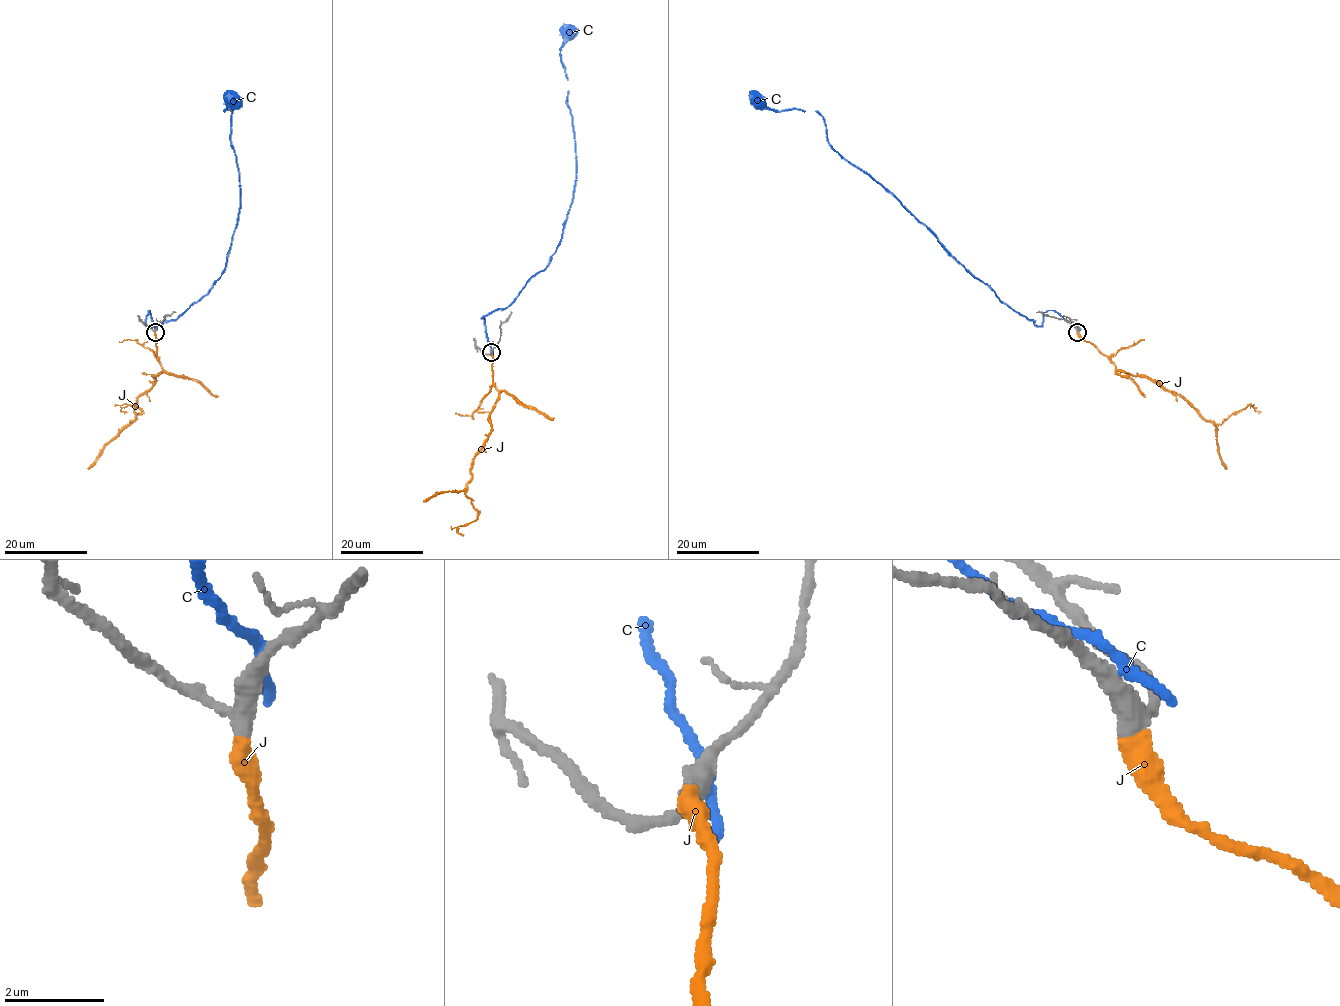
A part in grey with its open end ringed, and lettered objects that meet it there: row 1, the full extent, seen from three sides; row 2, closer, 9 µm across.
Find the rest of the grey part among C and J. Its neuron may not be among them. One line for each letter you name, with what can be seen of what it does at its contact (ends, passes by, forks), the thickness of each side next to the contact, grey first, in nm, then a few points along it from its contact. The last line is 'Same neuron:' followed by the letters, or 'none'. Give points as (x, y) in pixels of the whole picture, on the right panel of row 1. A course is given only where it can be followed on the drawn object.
J: it ends; calibres 340 and 440 nm; course (1078, 332), (1117, 370), (1155, 379), (1211, 422), (1219, 424), (1248, 405), (1260, 412)
Same neuron: J

